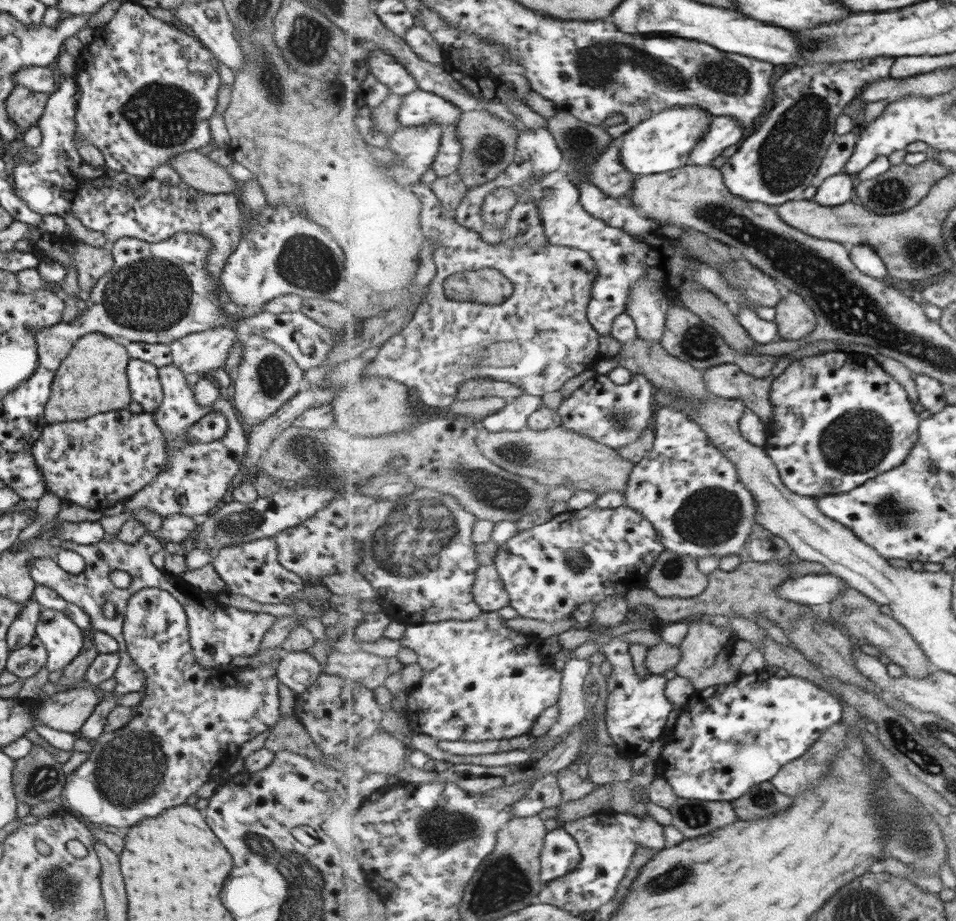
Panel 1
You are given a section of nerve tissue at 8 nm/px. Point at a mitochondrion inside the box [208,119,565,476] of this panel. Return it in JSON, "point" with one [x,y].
{"point":[307,262]}

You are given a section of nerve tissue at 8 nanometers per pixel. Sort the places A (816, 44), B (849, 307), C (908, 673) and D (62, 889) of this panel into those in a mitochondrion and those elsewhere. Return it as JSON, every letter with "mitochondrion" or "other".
{"A":"mitochondrion","B":"mitochondrion","C":"other","D":"mitochondrion"}

